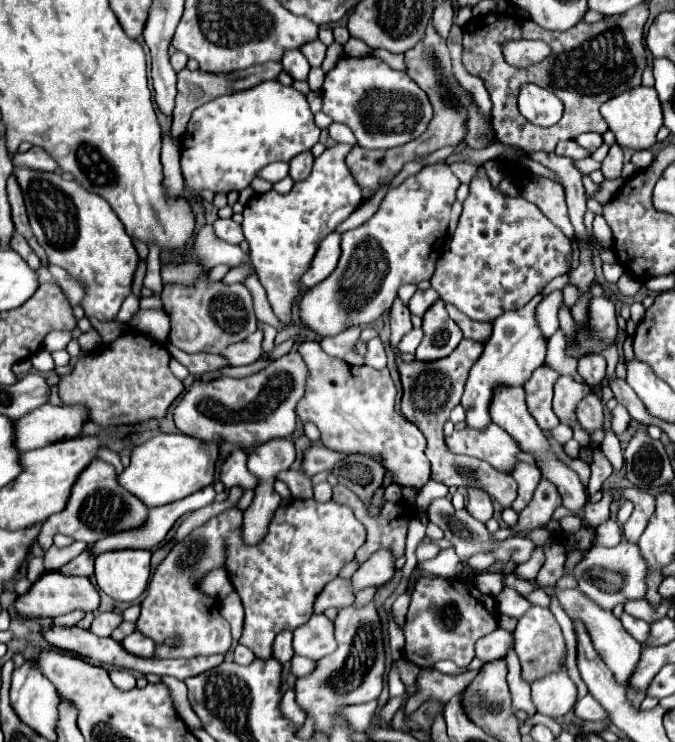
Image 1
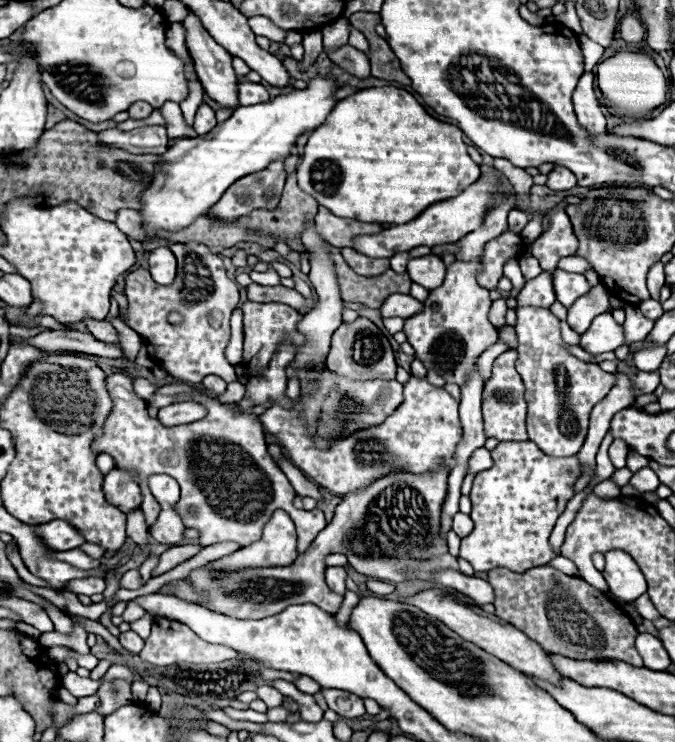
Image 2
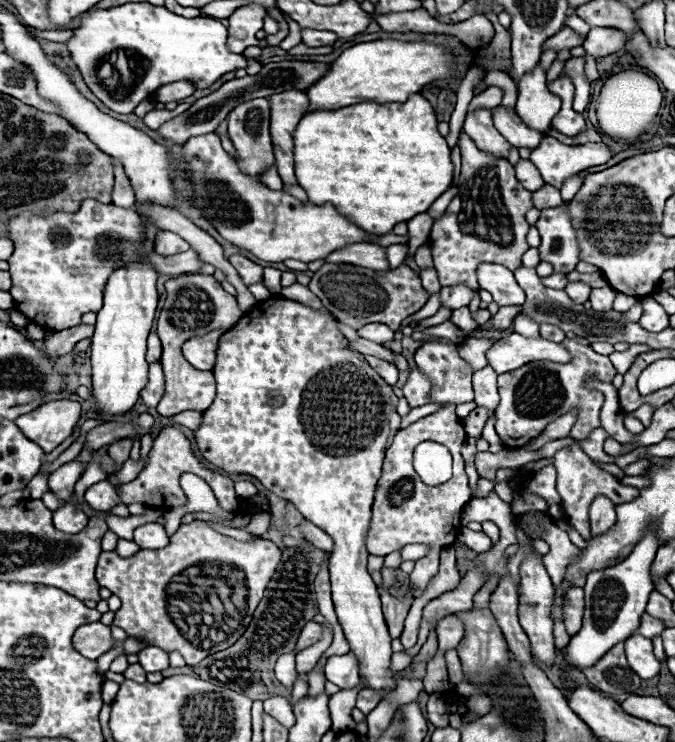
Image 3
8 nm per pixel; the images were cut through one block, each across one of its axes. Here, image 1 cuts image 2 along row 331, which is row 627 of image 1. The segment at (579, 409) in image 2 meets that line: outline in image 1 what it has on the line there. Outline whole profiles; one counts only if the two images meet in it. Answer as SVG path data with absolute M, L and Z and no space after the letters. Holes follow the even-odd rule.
M534 604L518 620L516 630L514 630L514 640L516 640L516 654L518 654L520 664L522 664L522 676L528 682L534 682L534 680L542 678L544 674L556 670L564 658L564 652L566 652L564 638L562 638L562 632L560 632L556 618L552 616L552 612L548 608L534 606Z

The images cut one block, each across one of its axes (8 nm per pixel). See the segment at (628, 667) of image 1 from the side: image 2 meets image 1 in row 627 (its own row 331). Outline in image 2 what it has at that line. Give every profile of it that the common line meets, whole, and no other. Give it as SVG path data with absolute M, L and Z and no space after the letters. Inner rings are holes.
M600 314L590 328L580 334L580 346L590 354L614 352L618 346L624 344L624 330L620 324L614 322L612 314Z

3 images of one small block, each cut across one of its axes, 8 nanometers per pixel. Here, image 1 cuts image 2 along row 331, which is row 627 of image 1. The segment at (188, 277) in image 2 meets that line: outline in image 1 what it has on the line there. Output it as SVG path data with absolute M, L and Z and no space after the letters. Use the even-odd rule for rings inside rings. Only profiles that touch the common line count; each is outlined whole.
M230 508L220 516L210 518L206 524L192 530L186 538L182 538L168 556L156 568L146 598L142 600L140 618L136 620L136 632L148 636L156 644L156 658L194 658L194 656L210 656L210 654L224 654L228 652L232 638L230 638L230 624L220 614L220 604L216 598L204 594L200 590L200 582L210 570L222 568L226 570L226 546L224 538L228 532L238 530L242 526L242 510ZM172 634L182 636L180 648L172 650L164 646L164 640Z

